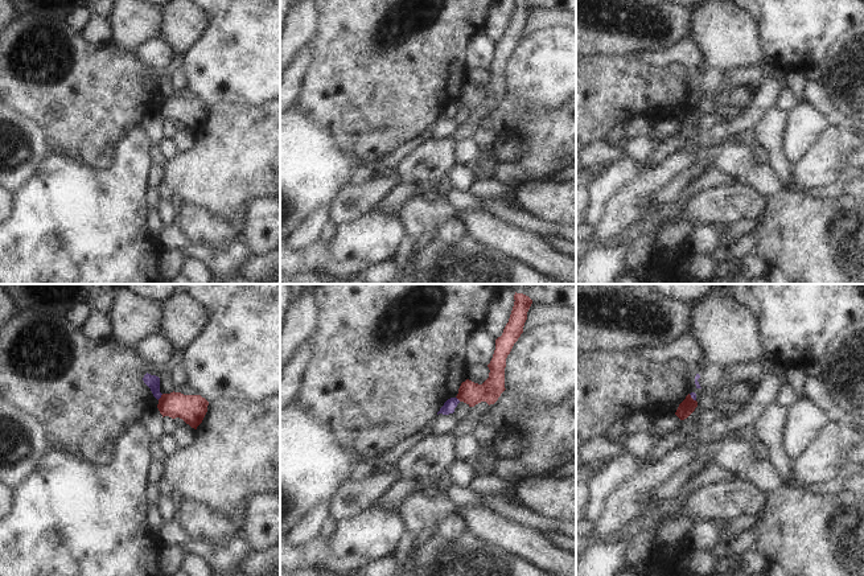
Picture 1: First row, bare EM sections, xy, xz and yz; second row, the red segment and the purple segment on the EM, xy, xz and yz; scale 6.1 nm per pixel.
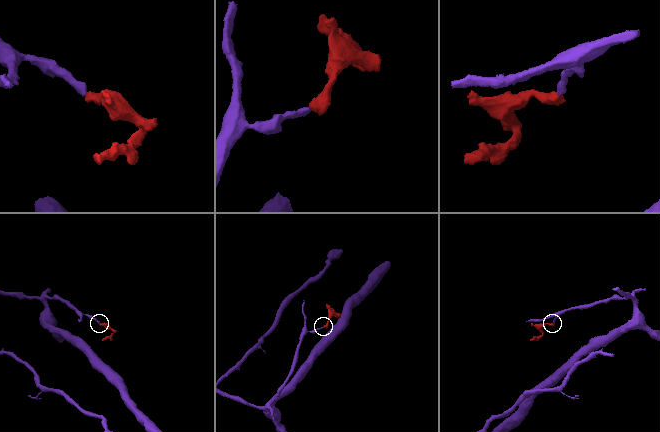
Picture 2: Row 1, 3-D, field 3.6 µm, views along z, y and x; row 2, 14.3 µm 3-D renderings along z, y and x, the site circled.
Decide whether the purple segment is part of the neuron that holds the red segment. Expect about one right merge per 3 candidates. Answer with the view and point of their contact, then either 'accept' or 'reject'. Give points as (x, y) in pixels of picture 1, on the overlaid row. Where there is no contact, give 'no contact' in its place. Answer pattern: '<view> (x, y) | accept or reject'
xy (161, 396) | reject

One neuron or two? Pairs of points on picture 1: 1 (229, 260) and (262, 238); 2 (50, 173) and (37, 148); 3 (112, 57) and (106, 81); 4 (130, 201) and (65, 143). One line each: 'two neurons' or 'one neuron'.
1: two neurons
2: two neurons
3: one neuron
4: two neurons

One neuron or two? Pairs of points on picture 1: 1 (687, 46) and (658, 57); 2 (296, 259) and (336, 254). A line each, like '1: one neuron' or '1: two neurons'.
1: one neuron
2: one neuron

